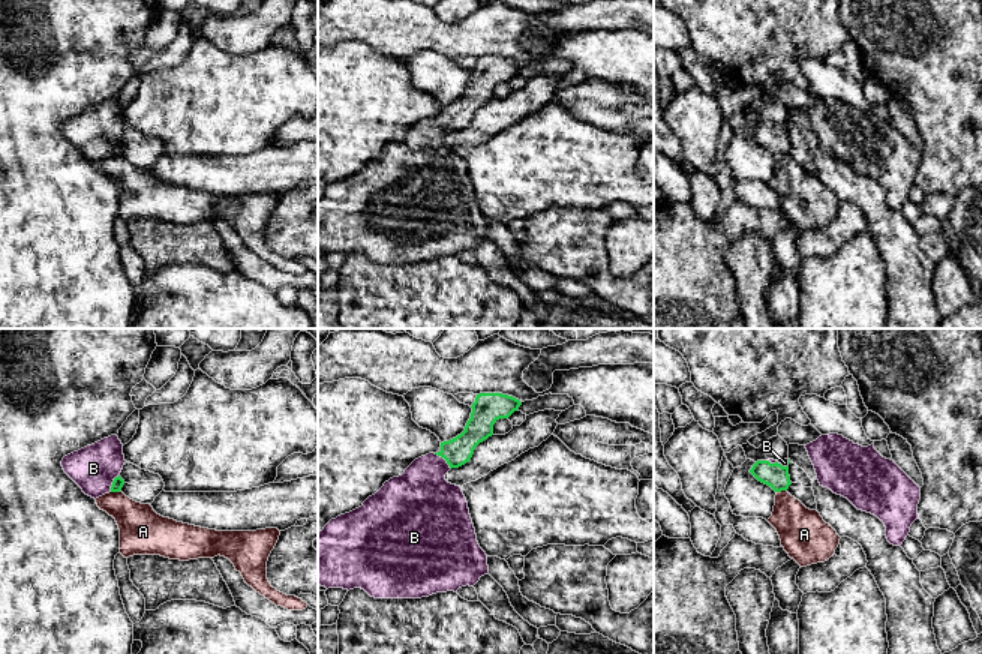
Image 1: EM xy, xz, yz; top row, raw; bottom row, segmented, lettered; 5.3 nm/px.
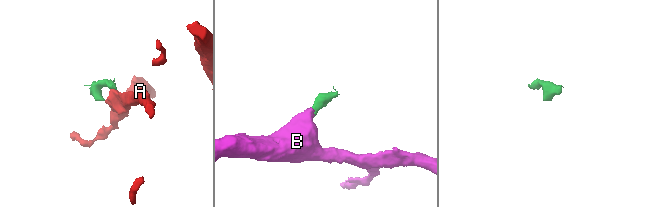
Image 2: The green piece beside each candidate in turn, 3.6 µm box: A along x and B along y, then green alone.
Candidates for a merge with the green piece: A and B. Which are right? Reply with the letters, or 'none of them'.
B

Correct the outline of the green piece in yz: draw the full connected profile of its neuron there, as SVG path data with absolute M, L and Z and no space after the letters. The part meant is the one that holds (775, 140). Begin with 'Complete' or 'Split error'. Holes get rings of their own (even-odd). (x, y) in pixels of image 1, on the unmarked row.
Split error. M790 123L784 124L757 124L750 136L762 147L771 150L775 156L787 154L792 148L789 140Z

